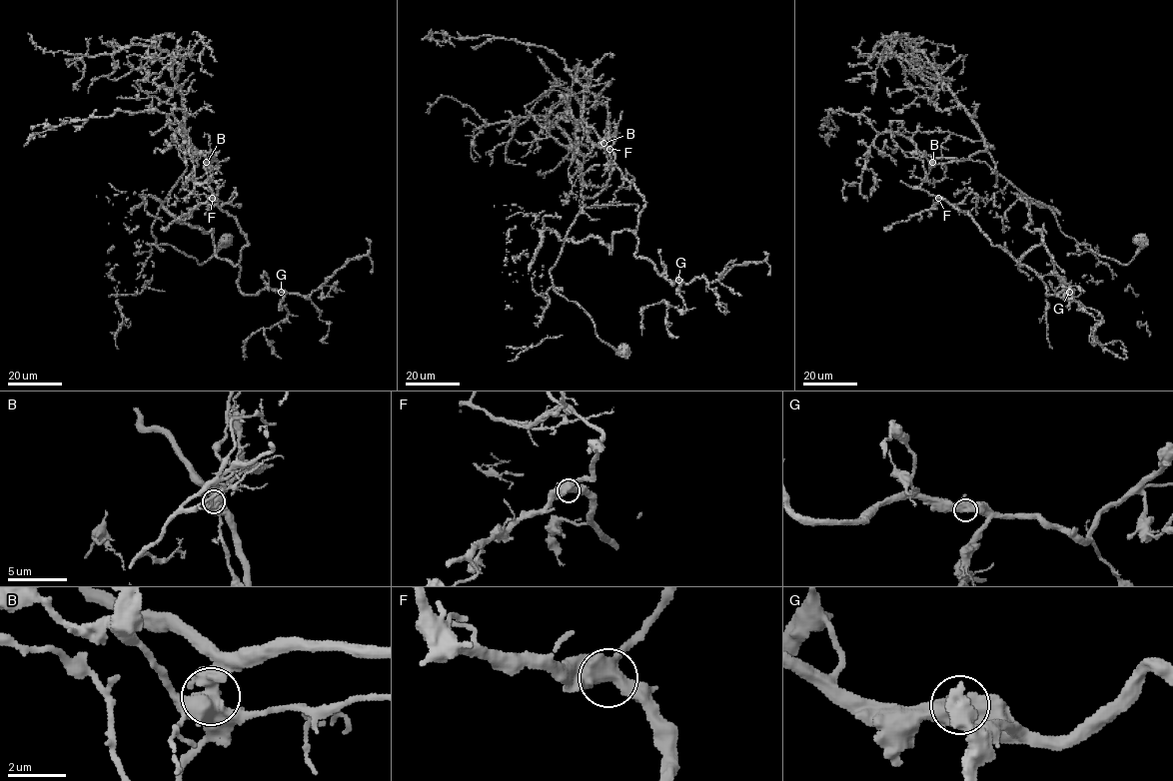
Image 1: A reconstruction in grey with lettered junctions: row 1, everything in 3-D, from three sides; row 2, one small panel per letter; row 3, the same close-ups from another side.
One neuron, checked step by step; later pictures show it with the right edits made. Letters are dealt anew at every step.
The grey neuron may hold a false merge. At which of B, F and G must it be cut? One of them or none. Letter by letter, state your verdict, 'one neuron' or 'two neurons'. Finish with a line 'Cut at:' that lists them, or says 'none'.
B: two neurons
F: one neuron
G: one neuron
Cut at: B

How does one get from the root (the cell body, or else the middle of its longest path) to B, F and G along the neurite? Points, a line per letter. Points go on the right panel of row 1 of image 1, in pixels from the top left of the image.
B: (1141, 240), (1127, 264), (1080, 245), (1047, 206), (998, 173), (987, 147), (965, 160), (932, 162)
F: (1141, 240), (1127, 264), (1080, 245), (1047, 206), (998, 173), (987, 147), (933, 161), (919, 187), (938, 198)
G: (1141, 240), (1127, 264), (1080, 245), (987, 147), (933, 161), (921, 188), (1048, 295), (1069, 292)

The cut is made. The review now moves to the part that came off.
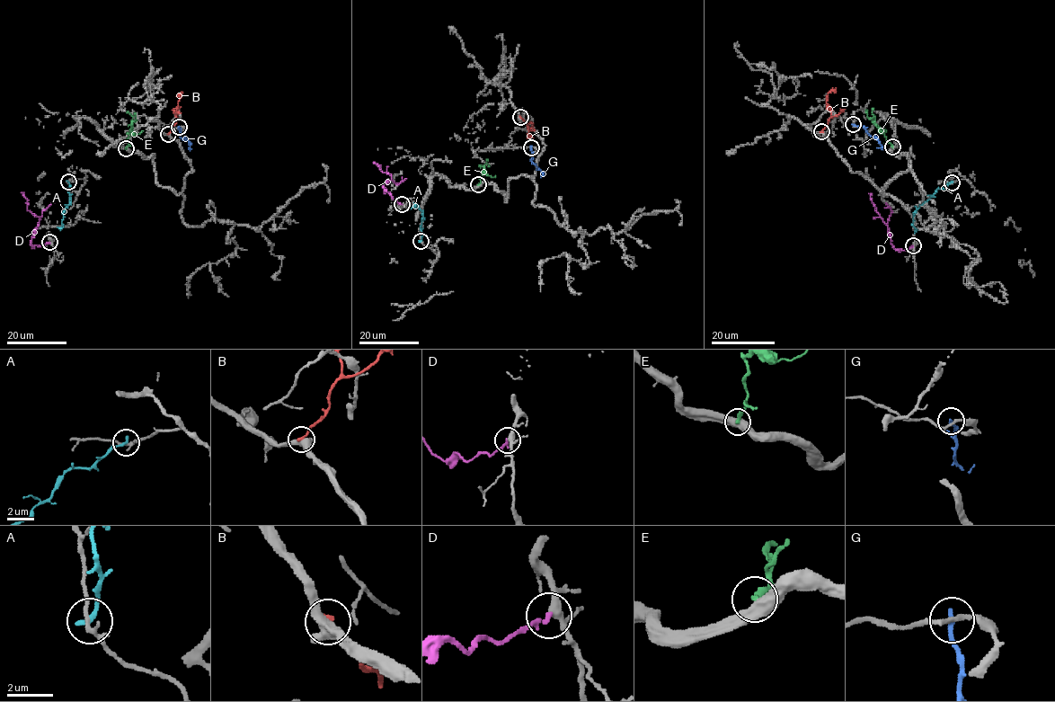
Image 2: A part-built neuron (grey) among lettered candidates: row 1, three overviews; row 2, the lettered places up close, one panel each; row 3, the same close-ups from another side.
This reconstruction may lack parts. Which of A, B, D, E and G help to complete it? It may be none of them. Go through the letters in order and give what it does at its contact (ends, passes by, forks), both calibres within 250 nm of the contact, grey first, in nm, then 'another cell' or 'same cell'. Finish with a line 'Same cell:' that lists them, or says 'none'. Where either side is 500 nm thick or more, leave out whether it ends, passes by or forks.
A: it ends | 200/240 nm | another cell
B: 500/240 nm | another cell
D: it ends | 280/180 nm | another cell
E: 500/220 nm | another cell
G: it ends | 200/240 nm | another cell
Same cell: none

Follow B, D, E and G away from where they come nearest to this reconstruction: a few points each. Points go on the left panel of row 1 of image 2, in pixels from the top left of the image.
B: (168, 133), (172, 128), (181, 96), (176, 95)
D: (49, 242), (39, 246), (31, 244), (39, 219), (27, 209), (27, 199), (22, 192)
E: (126, 148), (131, 123), (135, 119), (134, 112)
G: (179, 127), (180, 136), (188, 140), (190, 149), (188, 148)

